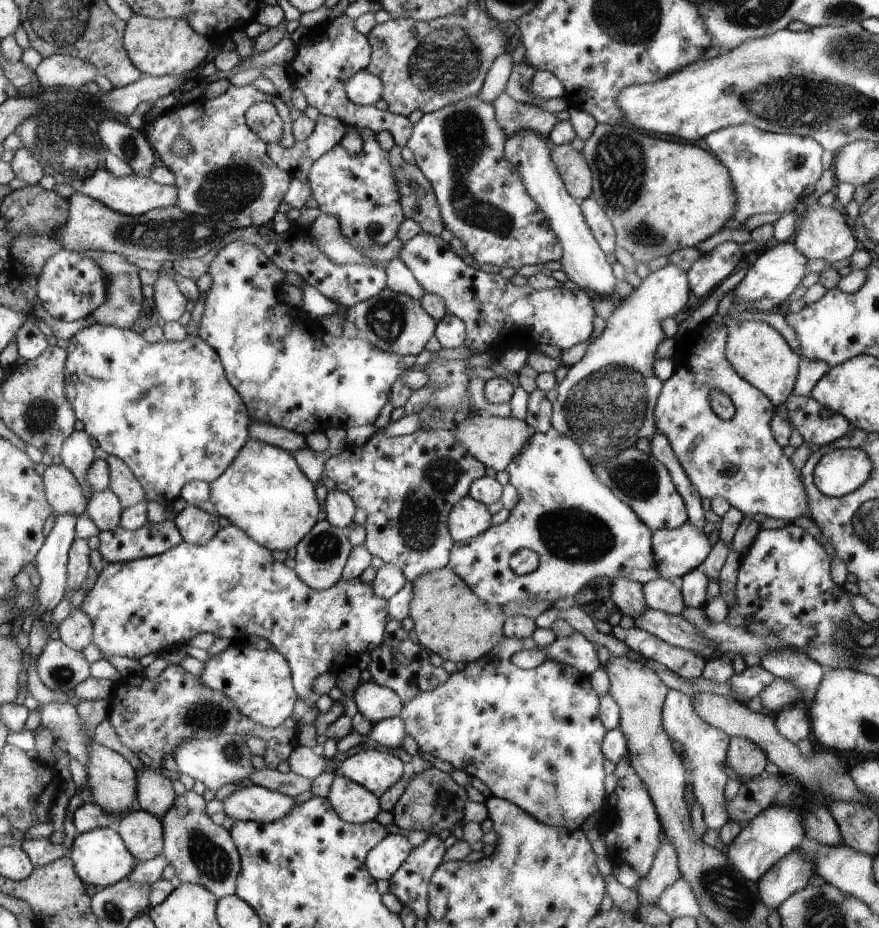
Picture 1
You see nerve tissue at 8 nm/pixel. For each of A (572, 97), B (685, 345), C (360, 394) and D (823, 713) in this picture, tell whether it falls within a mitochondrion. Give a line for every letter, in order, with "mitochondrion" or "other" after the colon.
A: other
B: other
C: other
D: other

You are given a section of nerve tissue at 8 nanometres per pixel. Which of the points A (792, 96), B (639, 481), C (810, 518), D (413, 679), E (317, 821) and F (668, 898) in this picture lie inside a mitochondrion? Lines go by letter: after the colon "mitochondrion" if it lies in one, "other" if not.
A: mitochondrion
B: mitochondrion
C: other
D: other
E: other
F: other

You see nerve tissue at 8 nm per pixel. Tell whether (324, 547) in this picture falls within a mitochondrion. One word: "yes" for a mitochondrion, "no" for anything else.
yes

